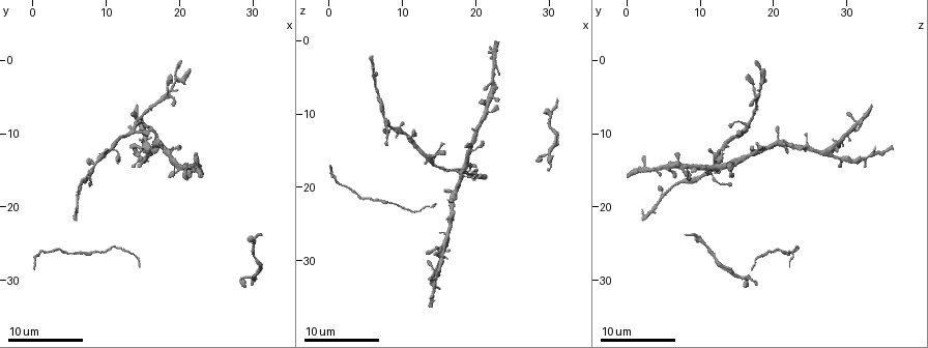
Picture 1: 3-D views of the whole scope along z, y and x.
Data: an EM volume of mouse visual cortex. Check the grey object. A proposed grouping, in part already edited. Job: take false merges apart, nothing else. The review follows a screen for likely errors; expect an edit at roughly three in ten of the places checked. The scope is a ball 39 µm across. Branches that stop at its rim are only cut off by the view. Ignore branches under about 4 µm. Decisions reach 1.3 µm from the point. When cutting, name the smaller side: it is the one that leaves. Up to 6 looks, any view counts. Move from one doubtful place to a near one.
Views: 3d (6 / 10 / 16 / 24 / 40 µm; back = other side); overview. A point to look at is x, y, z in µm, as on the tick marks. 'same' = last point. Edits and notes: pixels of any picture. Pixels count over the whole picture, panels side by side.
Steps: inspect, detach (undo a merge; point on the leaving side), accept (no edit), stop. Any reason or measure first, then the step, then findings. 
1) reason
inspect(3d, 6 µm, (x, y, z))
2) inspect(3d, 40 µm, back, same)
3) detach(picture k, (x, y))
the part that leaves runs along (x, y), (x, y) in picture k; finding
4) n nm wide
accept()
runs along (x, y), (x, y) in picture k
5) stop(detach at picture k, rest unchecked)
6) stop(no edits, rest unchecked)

arms part here
inspect(3d, 6 µm, (13.5, 9.5, 16.5))

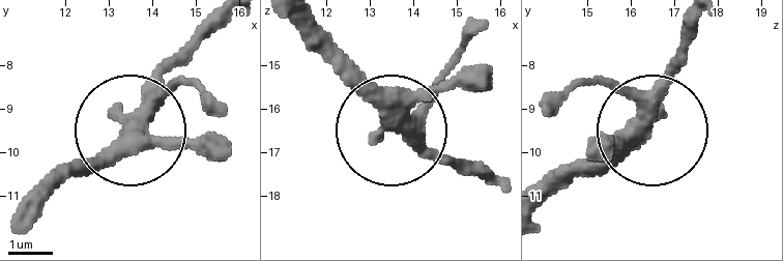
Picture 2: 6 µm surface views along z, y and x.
inspect(3d, 6 µm, back, (13.50, 9.55, 16.15))

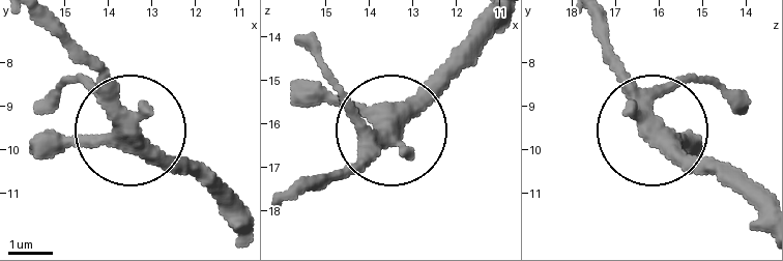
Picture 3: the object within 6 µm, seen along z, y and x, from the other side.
side arm 12 µm
accept()
runs along (53, 143), (105, 143), (127, 121), (75, 58) in picture 3; continuous, no second neuron

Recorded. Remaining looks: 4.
inspect(3d, 16 µm, (18.5, 4.5, 17.5))

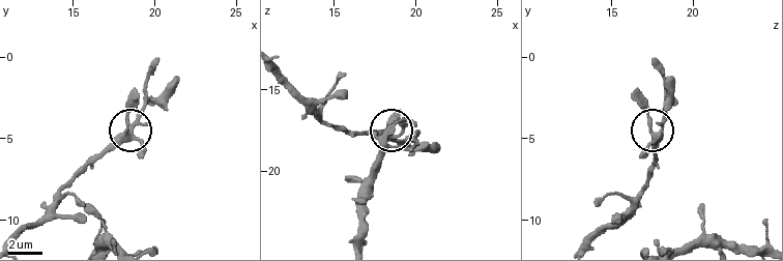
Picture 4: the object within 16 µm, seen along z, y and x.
from behind
inspect(3d, 16 µm, back, (18.3, 4.9, 17.7))

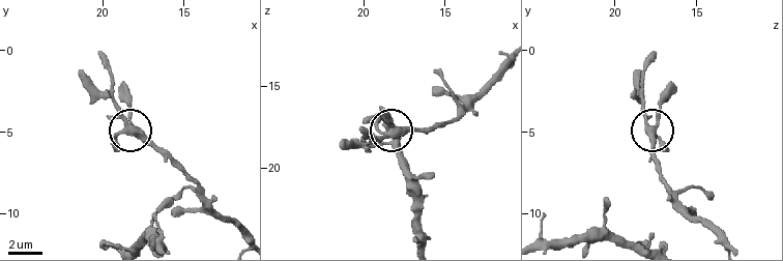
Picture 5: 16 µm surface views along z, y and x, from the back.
accept()
runs along (440, 94), (464, 105), (447, 120), (395, 131), (393, 120) in picture 5; one neuron here

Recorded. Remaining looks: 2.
four-way junction
inspect(3d, 10 µm, (7.5, 15.5, 11.0))

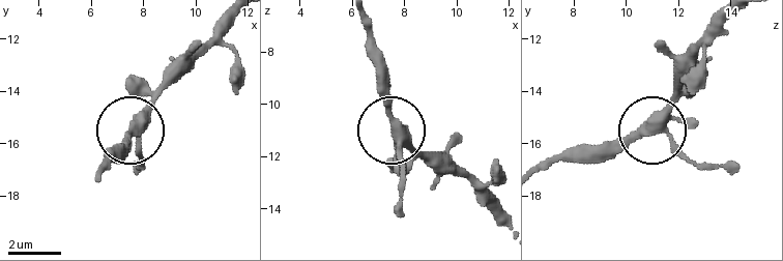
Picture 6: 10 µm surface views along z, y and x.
4 arms
accept()
continuous, no second neuron

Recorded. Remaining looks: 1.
stop(no edits, rest unchecked)

